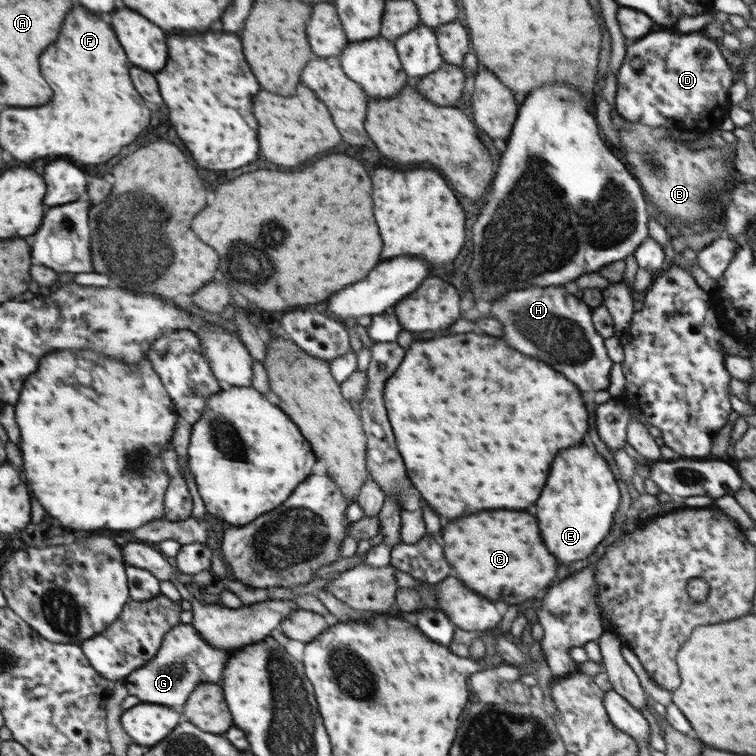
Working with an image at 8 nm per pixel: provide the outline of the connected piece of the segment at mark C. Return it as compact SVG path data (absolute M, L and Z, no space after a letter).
M489 510L455 518L441 528L443 556L469 590L507 604L521 604L547 588L557 570L557 562L545 550L537 522L525 512Z

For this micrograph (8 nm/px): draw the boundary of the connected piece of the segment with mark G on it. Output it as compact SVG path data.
M179 623L166 635L157 657L146 666L129 674L123 682L129 689L130 695L137 696L142 703L169 706L181 712L194 693L193 690L203 682L222 682L227 662L233 658L233 652L237 651L217 649L199 635L199 631L192 623Z

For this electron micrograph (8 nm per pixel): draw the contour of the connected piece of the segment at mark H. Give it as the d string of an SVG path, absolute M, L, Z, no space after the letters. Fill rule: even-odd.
M547 286L505 294L491 302L491 314L501 322L503 338L507 338L515 350L523 350L523 354L531 354L533 358L543 358L547 366L563 370L563 374L567 374L567 378L571 378L571 382L581 390L606 390L612 366L603 348L604 338L599 333L595 334L596 330L591 326L589 306L585 306L581 298L577 300L577 296L567 294L566 288Z

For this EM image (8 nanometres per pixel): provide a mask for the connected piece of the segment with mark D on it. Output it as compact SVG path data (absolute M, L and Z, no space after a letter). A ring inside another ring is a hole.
M666 28L649 32L627 45L616 73L615 108L617 114L628 122L676 128L681 132L709 132L728 116L727 90L731 88L731 82L733 72L713 40L699 31L677 33ZM699 49L707 50L705 60L697 58ZM633 58L639 58L642 62L638 73L631 69Z

